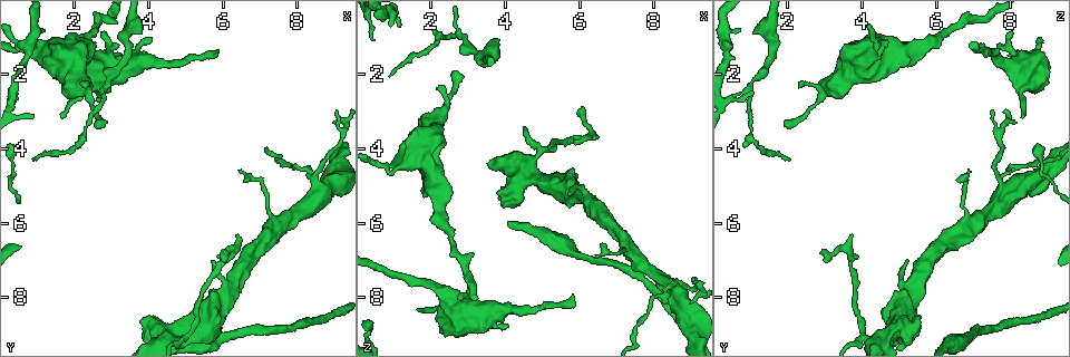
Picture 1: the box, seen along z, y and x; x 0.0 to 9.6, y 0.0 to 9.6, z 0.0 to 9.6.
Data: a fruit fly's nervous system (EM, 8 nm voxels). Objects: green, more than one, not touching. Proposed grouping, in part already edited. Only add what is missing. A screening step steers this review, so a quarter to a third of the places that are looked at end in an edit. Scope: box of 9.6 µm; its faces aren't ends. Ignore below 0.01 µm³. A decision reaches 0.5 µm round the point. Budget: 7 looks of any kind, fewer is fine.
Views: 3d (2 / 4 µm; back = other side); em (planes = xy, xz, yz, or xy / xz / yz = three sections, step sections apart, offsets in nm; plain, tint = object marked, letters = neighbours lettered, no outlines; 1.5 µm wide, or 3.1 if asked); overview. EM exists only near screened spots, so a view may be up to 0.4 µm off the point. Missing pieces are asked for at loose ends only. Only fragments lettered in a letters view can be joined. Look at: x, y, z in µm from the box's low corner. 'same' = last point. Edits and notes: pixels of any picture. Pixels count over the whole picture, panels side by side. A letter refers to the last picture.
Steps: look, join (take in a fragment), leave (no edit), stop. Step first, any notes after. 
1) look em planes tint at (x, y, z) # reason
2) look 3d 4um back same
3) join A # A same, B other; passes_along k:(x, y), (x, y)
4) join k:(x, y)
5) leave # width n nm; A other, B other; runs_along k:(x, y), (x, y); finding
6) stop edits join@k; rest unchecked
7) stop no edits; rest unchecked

look 3d 2um at (4.00, 8.55, 5.50) # free end

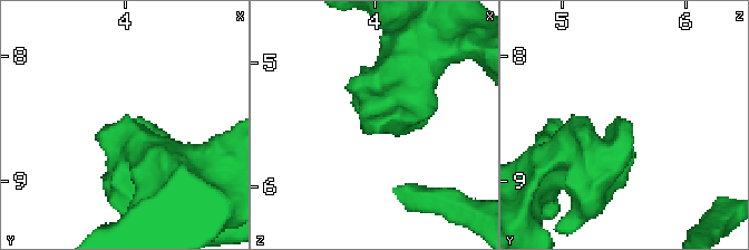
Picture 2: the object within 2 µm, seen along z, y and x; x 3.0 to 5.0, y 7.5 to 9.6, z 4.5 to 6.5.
look em planes letters at (4.02, 8.50, 5.54) # need the tissue

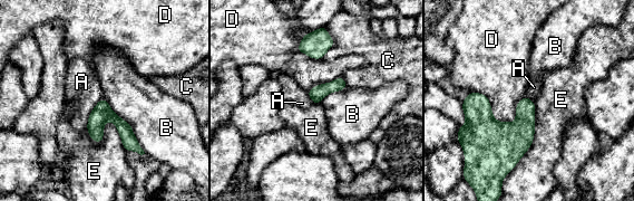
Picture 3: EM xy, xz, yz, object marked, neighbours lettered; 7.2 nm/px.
leave # A other, B other, C other, D other, E other; border 3:(93, 109), (89, 115); no lettered fragment goes on from it

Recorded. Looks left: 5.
look em planes letters at (0.95, 1.05, 4.70) # branch stops here

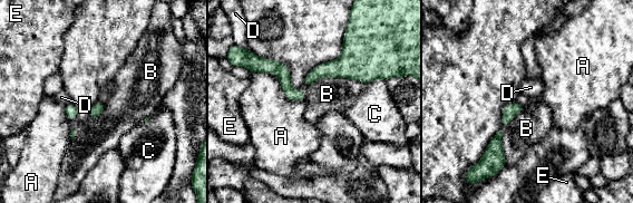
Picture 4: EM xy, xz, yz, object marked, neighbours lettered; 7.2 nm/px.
leave # A other, B other, C other, D other, E other; runs_along 4:(250, 59), (274, 67), (302, 96); none of them fits

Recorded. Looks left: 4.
look em planes letters at (1.05, 0.80, 0.80) # an open end

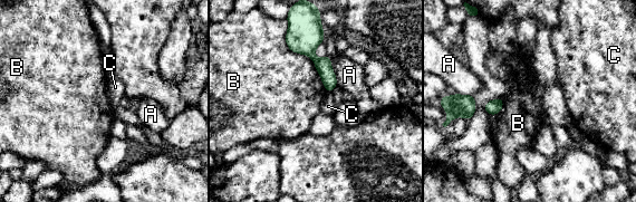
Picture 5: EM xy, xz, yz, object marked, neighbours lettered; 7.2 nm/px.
leave # A other, B other, C other; border 5:(287, 29), (326, 92); none of them fits

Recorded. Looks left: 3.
stop no edits; rest unchecked

